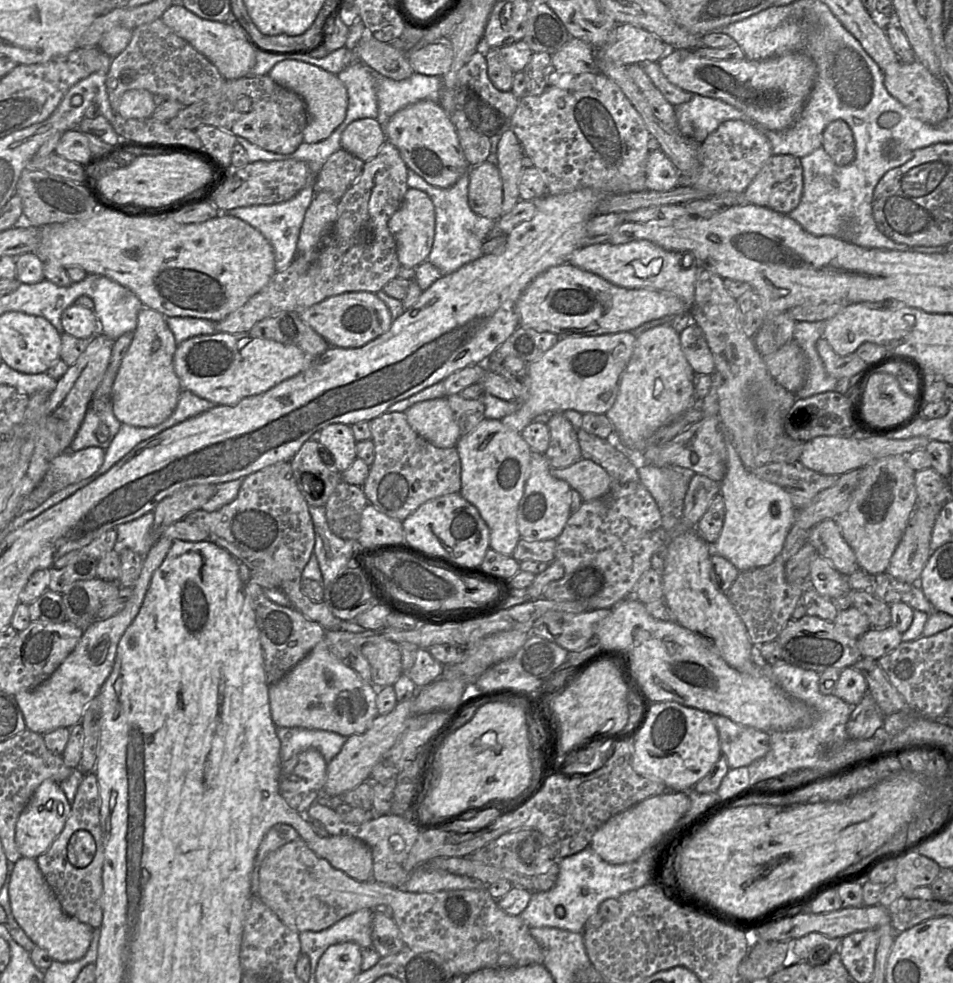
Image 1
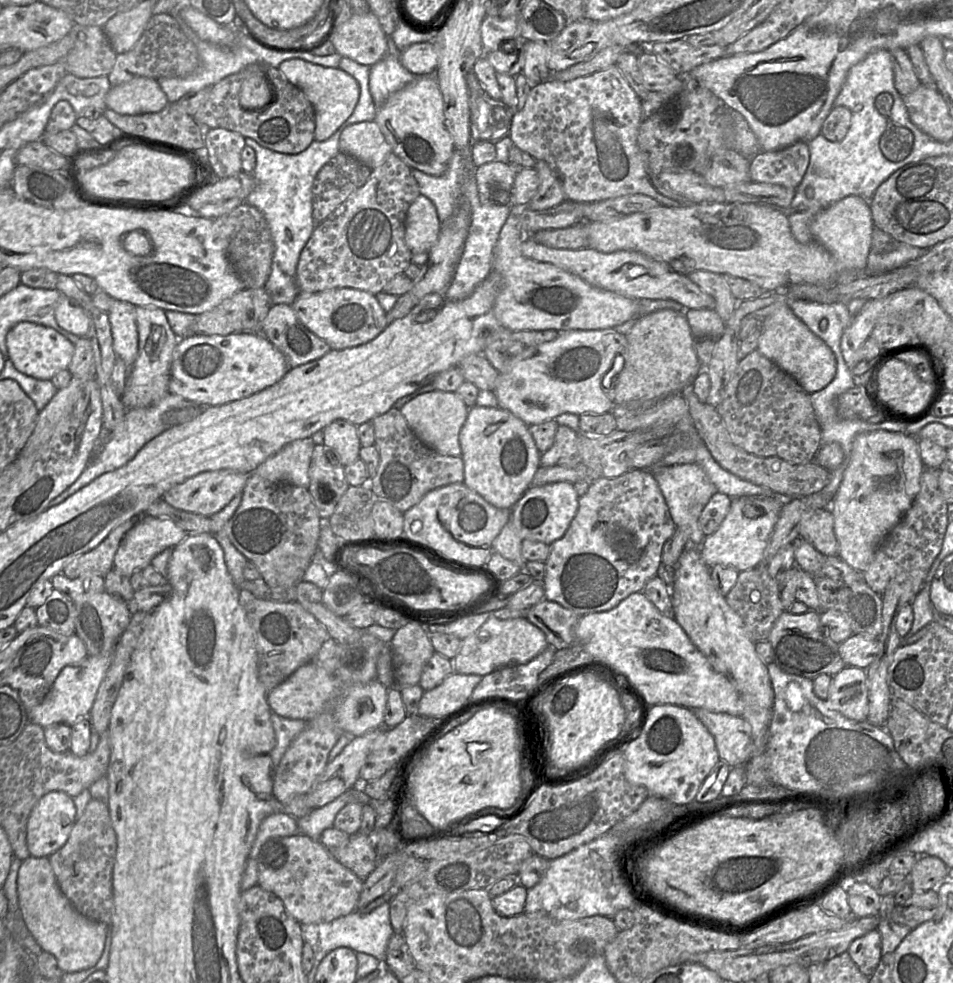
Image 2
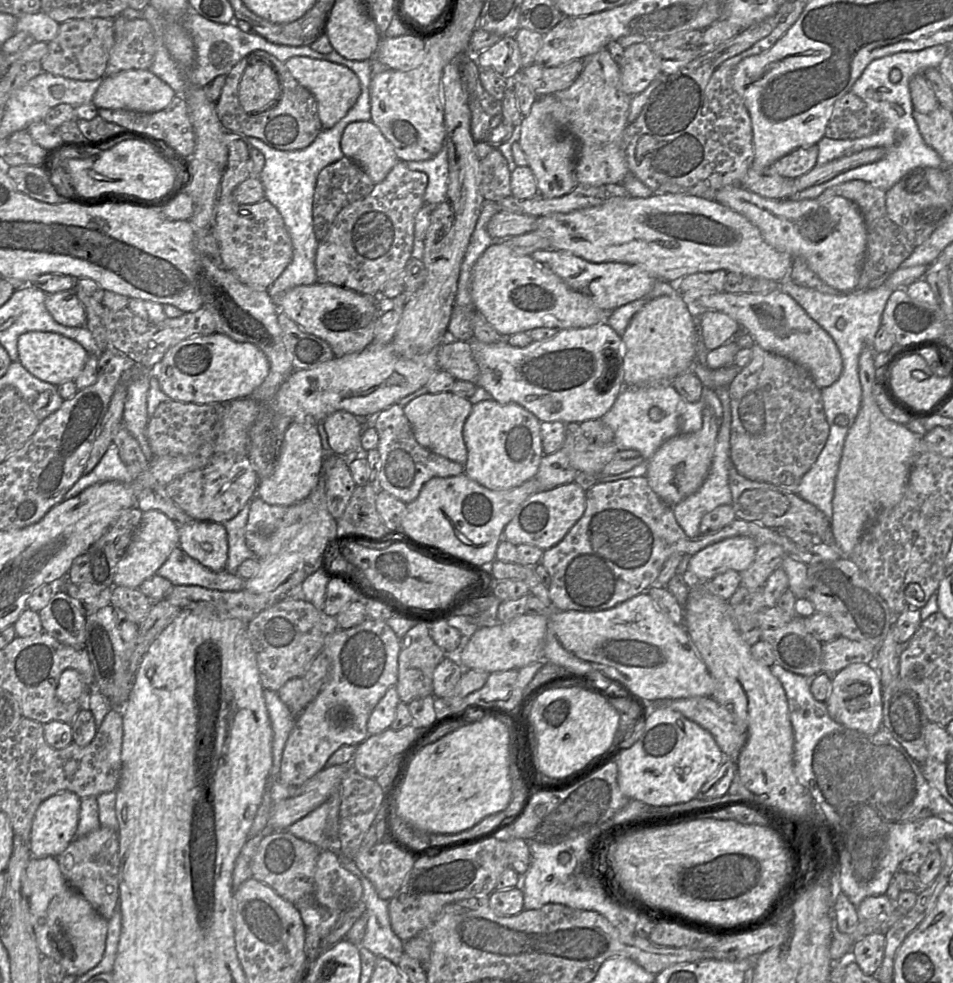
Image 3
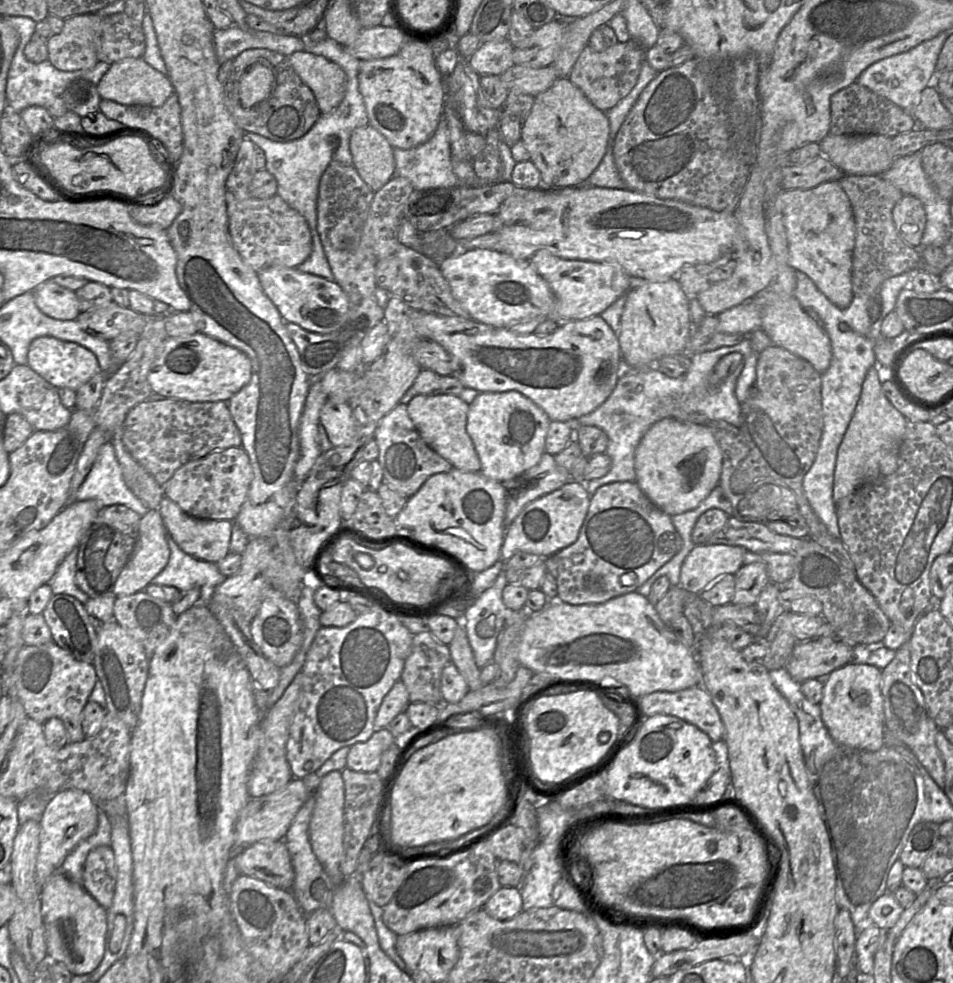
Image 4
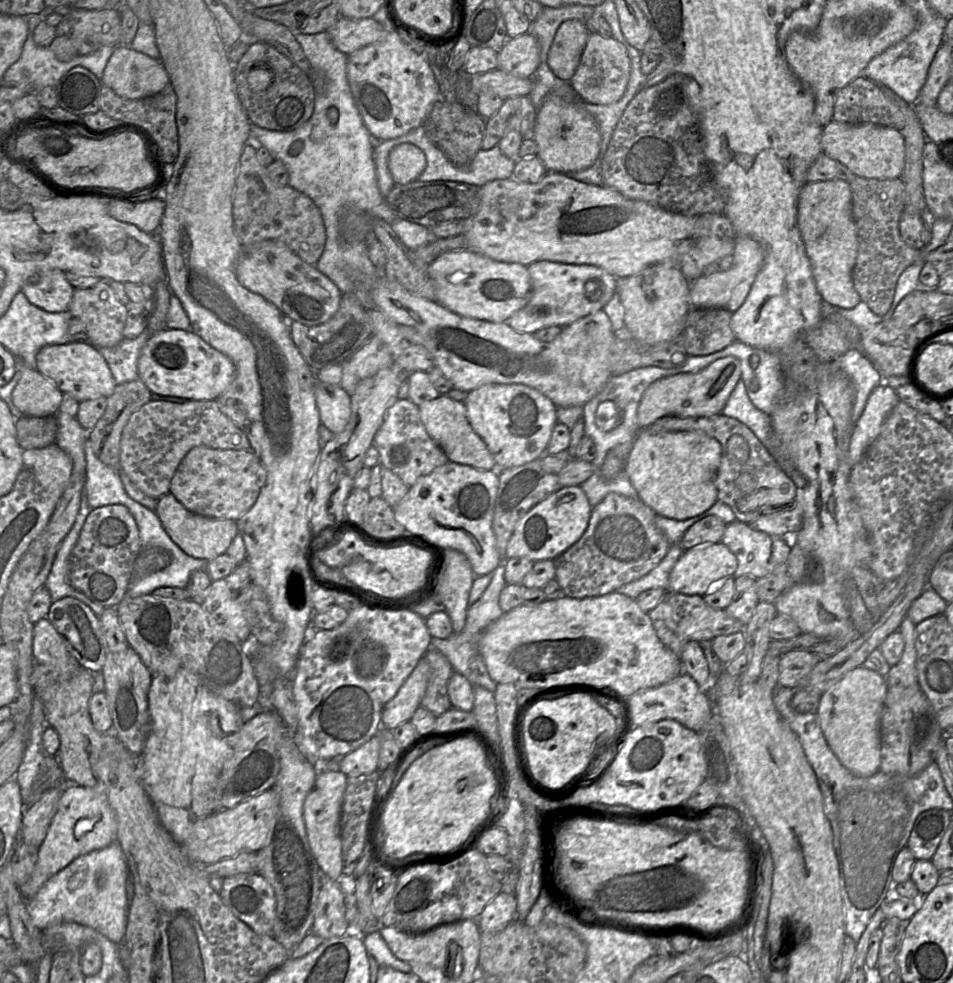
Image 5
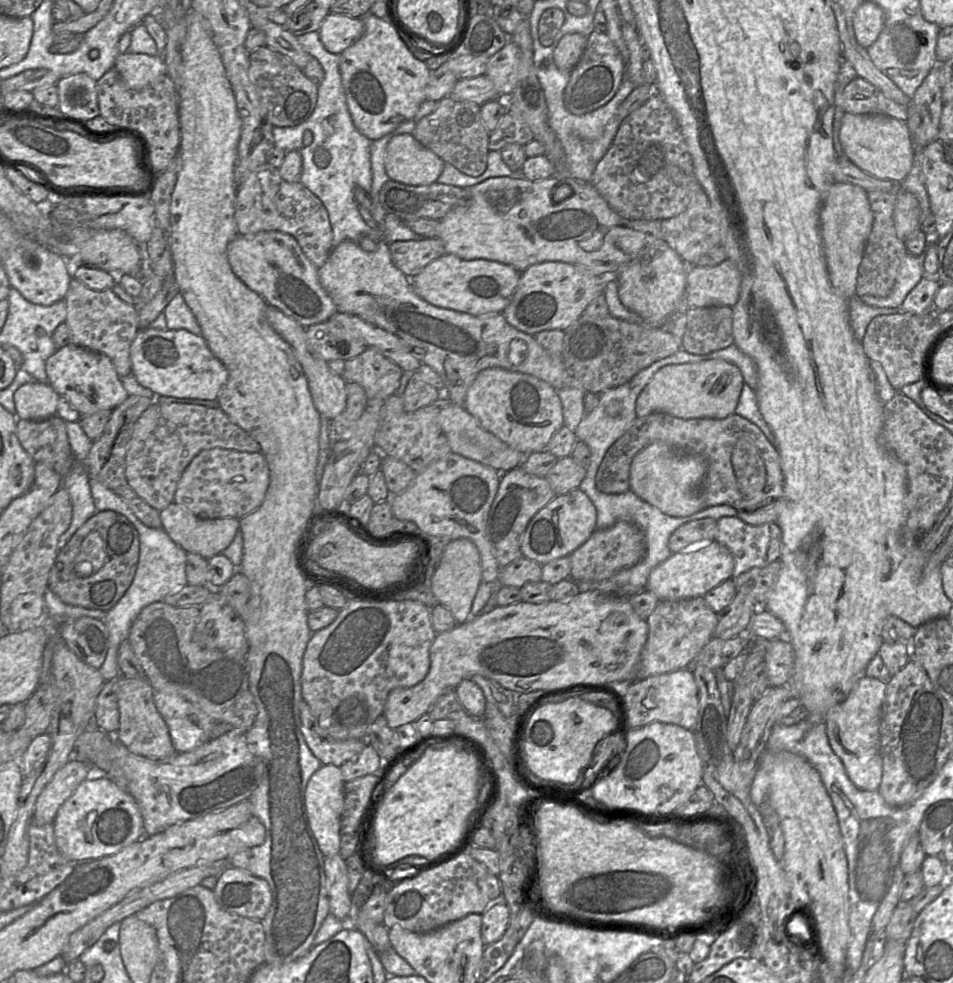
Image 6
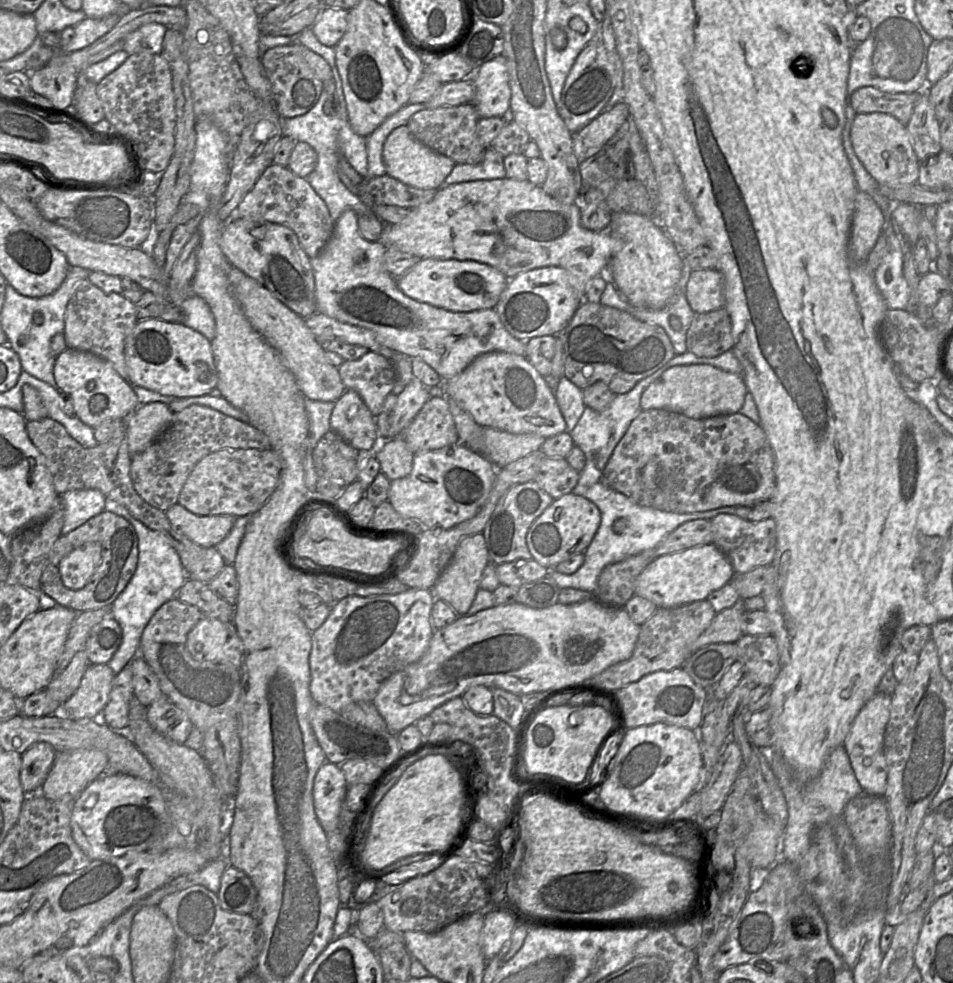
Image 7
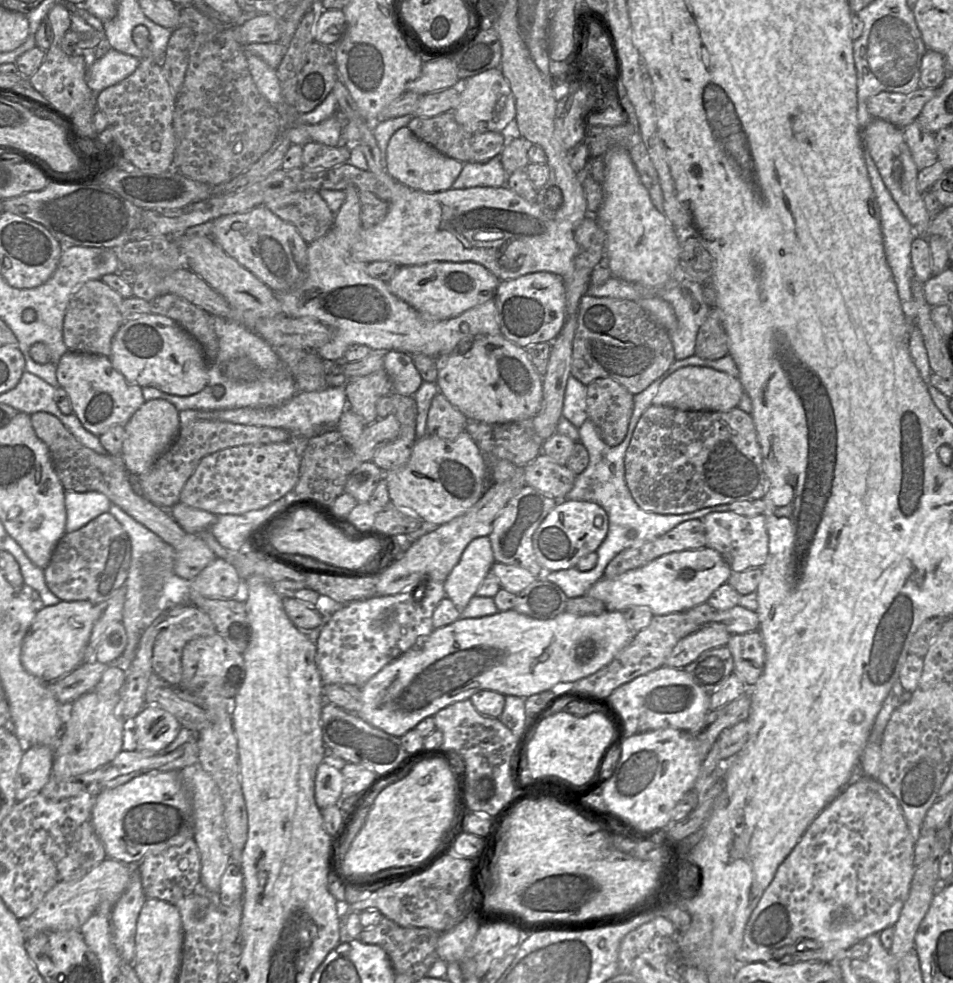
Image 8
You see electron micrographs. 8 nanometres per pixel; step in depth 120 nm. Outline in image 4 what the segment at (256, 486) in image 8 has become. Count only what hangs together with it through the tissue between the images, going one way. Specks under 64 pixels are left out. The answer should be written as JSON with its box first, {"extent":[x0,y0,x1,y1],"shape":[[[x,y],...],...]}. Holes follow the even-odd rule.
{"extent":[164,447,253,521],"shape":[[[242,447],[214,451],[181,466],[164,486],[164,494],[185,513],[198,519],[234,521],[253,480],[253,469]]]}

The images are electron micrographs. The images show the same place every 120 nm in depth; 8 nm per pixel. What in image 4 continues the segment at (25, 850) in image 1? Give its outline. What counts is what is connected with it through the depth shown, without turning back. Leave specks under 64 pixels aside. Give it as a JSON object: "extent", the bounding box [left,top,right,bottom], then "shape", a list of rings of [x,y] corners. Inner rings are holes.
{"extent":[36,789,98,888],"shape":[[[65,789],[53,796],[39,819],[40,845],[36,861],[36,883],[40,888],[54,872],[60,870],[66,856],[95,832],[98,813],[97,802],[82,790]]]}

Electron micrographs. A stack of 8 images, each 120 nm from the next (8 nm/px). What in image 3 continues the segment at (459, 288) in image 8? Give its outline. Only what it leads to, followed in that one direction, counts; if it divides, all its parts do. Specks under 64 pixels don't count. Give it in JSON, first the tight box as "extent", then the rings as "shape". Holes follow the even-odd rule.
{"extent":[471,242,610,336],"shape":[[[502,242],[491,244],[476,261],[471,296],[478,313],[502,336],[546,327],[558,330],[605,323],[610,311],[596,306],[586,295],[571,289],[530,255],[518,255]]]}

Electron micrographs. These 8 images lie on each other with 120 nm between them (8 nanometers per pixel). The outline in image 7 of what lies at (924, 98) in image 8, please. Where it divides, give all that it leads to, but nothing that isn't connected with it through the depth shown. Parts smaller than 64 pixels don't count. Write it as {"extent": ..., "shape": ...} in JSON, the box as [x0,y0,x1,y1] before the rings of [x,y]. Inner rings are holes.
{"extent":[850,86,920,125],"shape":[[[867,86],[854,91],[850,104],[857,114],[885,113],[907,125],[919,98],[920,92],[888,93]]]}

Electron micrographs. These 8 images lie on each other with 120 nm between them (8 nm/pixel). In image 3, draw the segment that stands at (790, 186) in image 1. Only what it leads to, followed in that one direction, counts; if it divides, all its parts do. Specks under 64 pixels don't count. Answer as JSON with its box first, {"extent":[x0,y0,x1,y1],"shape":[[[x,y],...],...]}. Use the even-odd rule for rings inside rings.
{"extent":[768,144,817,179],"shape":[[[817,144],[800,147],[776,160],[768,169],[770,173],[795,179],[816,166],[817,156]]]}

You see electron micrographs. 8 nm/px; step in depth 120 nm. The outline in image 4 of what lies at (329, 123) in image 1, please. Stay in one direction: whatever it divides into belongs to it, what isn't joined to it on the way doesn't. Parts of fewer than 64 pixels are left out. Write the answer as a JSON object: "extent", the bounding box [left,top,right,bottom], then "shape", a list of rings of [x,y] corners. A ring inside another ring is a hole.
{"extent":[289,51,347,114],"shape":[[[306,51],[291,54],[289,62],[301,80],[312,90],[321,114],[336,109],[342,102],[347,76],[335,62]]]}

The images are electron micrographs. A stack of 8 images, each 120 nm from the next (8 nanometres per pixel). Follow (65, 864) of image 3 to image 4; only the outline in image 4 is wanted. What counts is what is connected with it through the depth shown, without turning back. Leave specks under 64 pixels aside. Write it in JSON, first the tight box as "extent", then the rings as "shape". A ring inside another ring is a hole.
{"extent":[82,846,116,909],"shape":[[[98,846],[87,855],[82,887],[104,909],[112,905],[116,886],[116,865],[110,846]]]}

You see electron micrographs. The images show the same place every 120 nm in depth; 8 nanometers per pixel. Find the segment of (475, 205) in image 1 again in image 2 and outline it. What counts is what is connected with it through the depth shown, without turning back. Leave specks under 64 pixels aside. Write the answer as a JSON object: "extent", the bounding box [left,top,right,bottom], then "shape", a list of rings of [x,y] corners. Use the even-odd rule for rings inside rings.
{"extent":[474,160,517,205],"shape":[[[494,160],[474,169],[481,203],[510,205],[510,194],[517,169]]]}

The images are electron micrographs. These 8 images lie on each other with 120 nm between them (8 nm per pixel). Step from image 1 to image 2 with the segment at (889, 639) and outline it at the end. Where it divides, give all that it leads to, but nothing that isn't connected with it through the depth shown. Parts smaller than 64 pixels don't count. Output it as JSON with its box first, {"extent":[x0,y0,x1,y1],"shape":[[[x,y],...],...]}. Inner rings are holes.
{"extent":[839,634,883,669],"shape":[[[853,634],[839,644],[839,652],[847,666],[867,669],[883,653],[879,638],[867,638]]]}

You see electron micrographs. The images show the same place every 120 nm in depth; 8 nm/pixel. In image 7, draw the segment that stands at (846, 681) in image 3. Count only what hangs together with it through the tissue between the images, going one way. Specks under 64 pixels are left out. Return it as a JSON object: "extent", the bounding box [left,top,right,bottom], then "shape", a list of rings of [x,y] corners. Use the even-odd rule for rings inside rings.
{"extent":[842,692,891,796],"shape":[[[877,692],[860,710],[842,746],[848,754],[855,777],[864,793],[883,796],[886,788],[887,764],[883,751],[884,731],[890,716],[891,697]]]}

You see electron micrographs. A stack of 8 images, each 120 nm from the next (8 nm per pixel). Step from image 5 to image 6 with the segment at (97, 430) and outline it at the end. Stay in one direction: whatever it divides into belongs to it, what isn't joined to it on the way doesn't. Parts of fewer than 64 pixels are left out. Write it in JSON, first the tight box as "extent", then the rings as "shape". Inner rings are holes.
{"extent":[83,395,162,528],"shape":[[[138,395],[129,397],[112,413],[102,436],[93,441],[92,448],[83,463],[89,478],[94,478],[120,496],[138,519],[148,527],[162,528],[160,512],[141,499],[129,486],[125,475],[126,453],[133,427],[141,414],[153,404],[153,400]]]}

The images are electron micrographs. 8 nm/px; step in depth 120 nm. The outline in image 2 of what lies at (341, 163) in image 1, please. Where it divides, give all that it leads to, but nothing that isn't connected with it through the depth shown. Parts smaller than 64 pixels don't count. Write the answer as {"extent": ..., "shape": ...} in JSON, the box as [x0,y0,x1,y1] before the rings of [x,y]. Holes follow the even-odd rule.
{"extent":[312,151,371,225],"shape":[[[341,151],[329,160],[317,173],[312,186],[312,217],[315,225],[323,222],[355,190],[362,187],[371,170],[363,162]]]}

